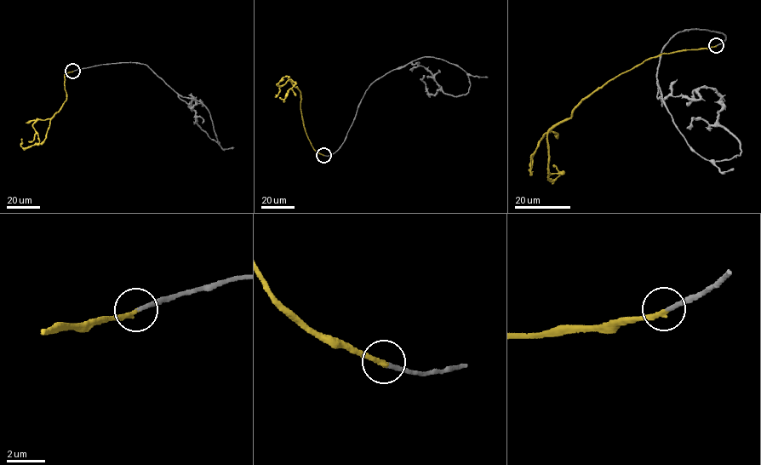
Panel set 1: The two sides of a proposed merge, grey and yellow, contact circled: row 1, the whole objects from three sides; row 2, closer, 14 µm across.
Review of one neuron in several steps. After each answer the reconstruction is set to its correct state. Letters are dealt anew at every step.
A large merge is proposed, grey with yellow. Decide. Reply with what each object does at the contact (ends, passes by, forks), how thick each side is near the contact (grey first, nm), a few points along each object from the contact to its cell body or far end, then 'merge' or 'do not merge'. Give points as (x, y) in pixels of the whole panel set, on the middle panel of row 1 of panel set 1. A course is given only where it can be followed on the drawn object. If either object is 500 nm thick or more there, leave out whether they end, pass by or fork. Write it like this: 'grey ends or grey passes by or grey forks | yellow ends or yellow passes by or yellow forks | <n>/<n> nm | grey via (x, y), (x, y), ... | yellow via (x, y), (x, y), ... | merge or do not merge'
grey ends | yellow ends | 190/240 nm | grey via (323, 155), (343, 142), (371, 84), (417, 59), (455, 64), (467, 76), (468, 92), (428, 94), (424, 75) | yellow via (323, 155), (315, 151), (306, 131), (300, 91), (289, 79), (296, 82), (283, 100), (279, 97) | merge

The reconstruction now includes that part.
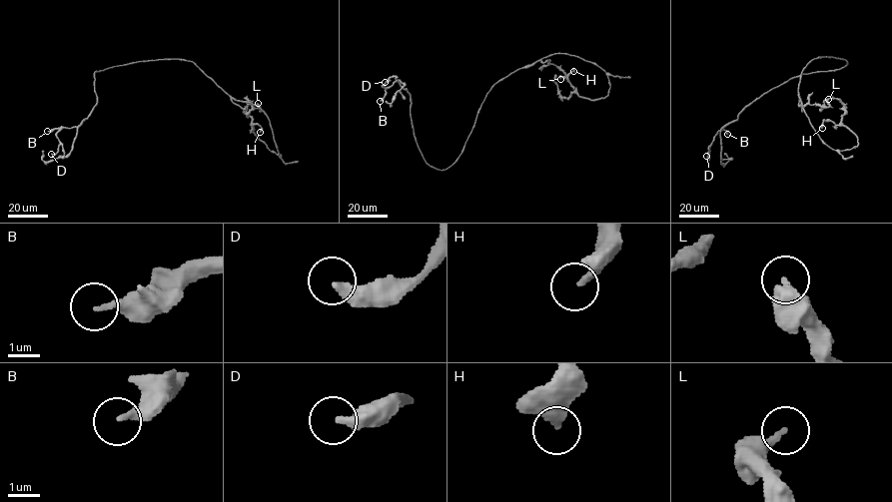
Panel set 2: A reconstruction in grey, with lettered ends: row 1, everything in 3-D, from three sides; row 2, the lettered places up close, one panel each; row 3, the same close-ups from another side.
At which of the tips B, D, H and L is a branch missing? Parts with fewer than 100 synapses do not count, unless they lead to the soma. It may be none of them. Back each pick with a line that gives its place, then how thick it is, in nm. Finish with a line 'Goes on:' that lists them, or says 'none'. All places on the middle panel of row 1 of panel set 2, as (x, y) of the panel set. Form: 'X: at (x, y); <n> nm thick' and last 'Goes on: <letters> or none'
Goes on: none

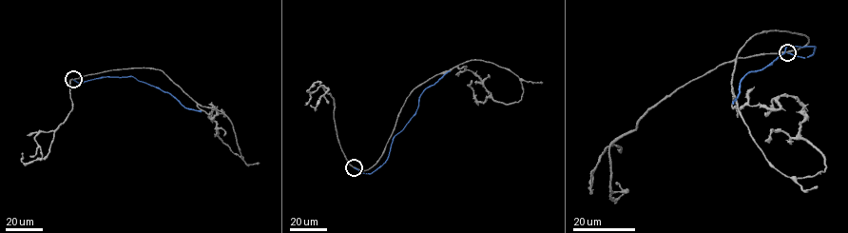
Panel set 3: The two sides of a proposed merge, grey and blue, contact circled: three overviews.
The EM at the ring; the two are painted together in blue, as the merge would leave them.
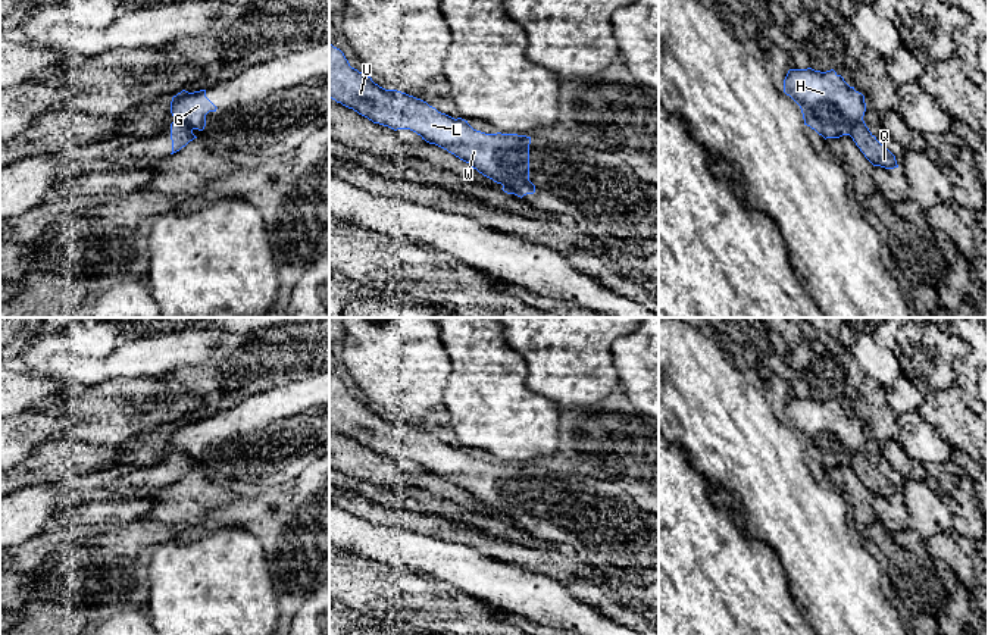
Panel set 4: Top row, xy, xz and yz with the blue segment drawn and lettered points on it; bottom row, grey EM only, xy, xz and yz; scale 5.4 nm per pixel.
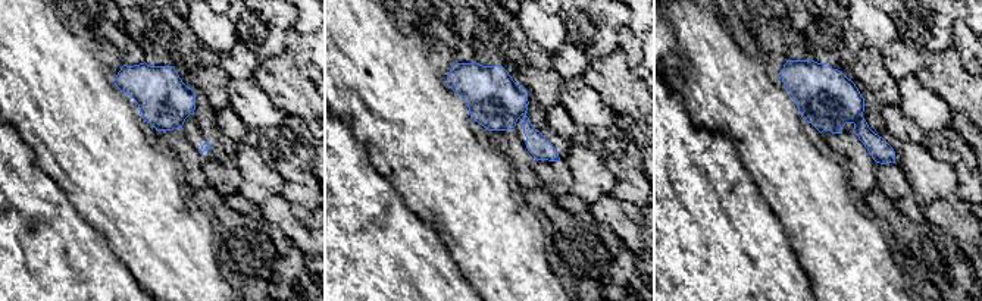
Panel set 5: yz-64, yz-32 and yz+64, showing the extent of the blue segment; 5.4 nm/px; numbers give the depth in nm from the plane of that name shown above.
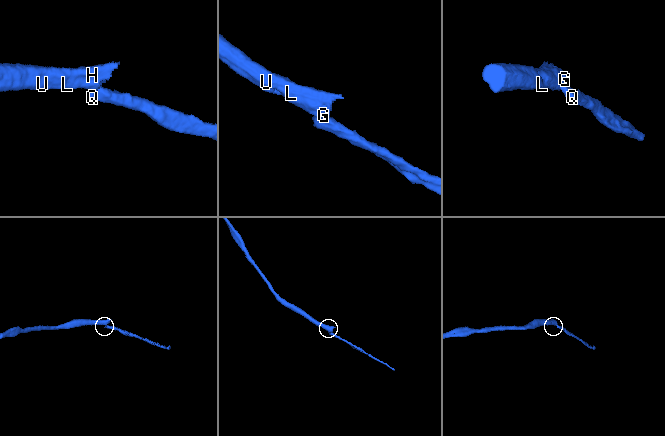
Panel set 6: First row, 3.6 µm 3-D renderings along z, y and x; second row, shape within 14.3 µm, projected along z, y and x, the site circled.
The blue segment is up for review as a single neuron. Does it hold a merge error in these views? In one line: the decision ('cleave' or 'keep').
cleave

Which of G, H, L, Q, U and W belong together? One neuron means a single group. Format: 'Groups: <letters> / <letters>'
Groups: G H L U W / Q

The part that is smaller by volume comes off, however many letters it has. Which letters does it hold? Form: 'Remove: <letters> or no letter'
Remove: Q

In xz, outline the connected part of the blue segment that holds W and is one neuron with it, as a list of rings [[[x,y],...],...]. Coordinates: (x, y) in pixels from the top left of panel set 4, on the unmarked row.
[[[329,373],[329,426],[373,453],[394,460],[410,459],[416,462],[426,472],[447,479],[484,506],[510,517],[520,528],[535,522],[535,514],[529,510],[531,466],[501,462],[485,463],[473,459],[468,450],[441,442],[420,428],[397,419],[385,419],[375,413],[370,406],[351,397],[344,382],[332,373]]]

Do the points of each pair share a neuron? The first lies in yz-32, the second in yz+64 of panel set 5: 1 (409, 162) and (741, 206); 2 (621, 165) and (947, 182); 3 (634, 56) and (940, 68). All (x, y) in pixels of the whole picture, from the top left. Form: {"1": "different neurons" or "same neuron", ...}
{"1": "different neurons", "2": "different neurons", "3": "different neurons"}

